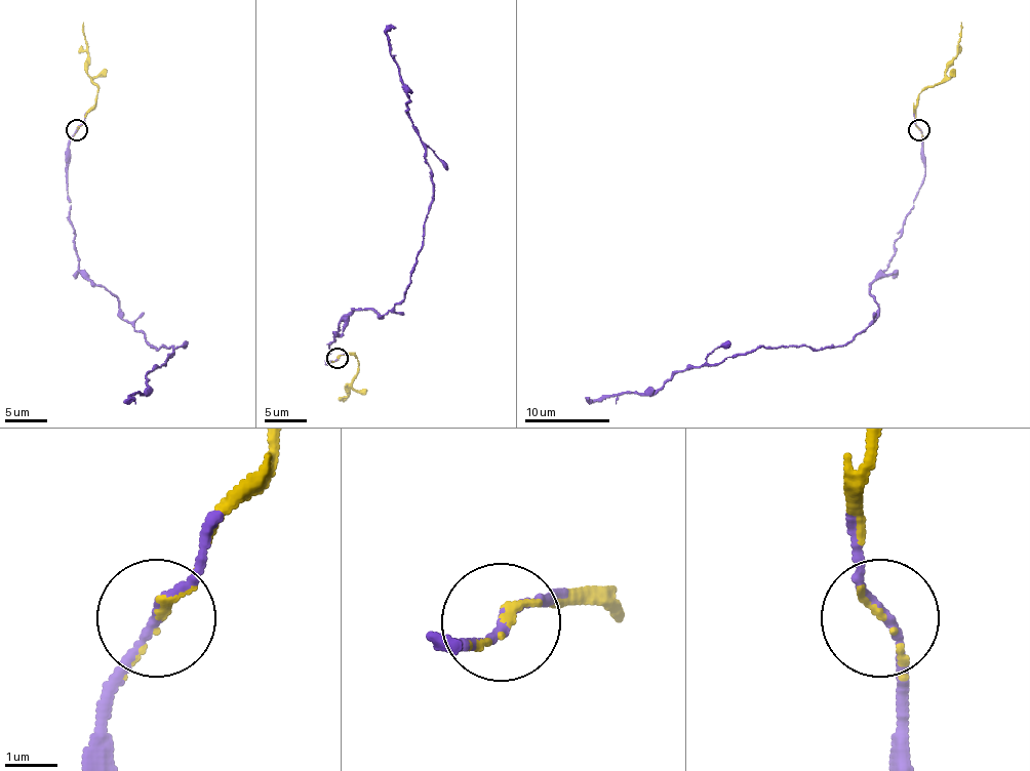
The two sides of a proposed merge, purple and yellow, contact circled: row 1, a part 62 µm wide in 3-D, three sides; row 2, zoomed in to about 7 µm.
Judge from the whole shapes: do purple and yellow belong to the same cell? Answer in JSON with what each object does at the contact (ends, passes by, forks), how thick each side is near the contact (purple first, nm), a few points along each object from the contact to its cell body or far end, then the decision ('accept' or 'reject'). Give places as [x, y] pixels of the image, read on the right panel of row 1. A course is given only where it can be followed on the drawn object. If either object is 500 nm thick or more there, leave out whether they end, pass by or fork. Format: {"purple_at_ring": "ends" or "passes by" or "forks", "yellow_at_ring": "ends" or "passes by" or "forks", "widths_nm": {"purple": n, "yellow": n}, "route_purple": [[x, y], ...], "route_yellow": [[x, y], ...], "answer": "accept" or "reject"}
{"purple_at_ring": "passes by", "yellow_at_ring": "ends", "widths_nm": {"purple": 160, "yellow": 100}, "route_purple": [[919, 129], [925, 175], [870, 284], [879, 316], [860, 333], [687, 367], [656, 391], [586, 397]], "route_yellow": [[919, 129], [915, 124], [915, 108], [923, 90], [934, 86], [945, 76], [945, 70], [957, 52], [961, 23]], "answer": "accept"}

